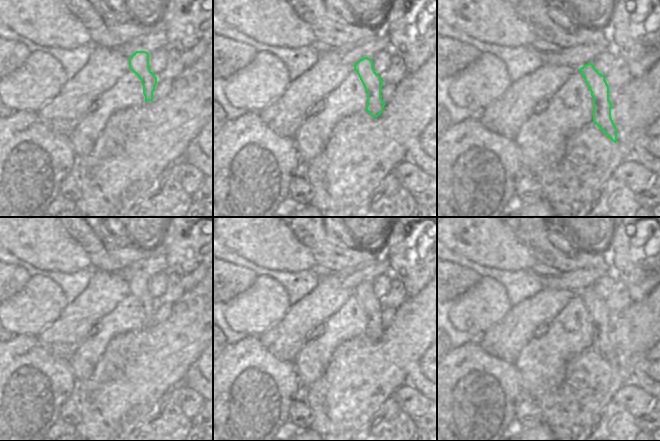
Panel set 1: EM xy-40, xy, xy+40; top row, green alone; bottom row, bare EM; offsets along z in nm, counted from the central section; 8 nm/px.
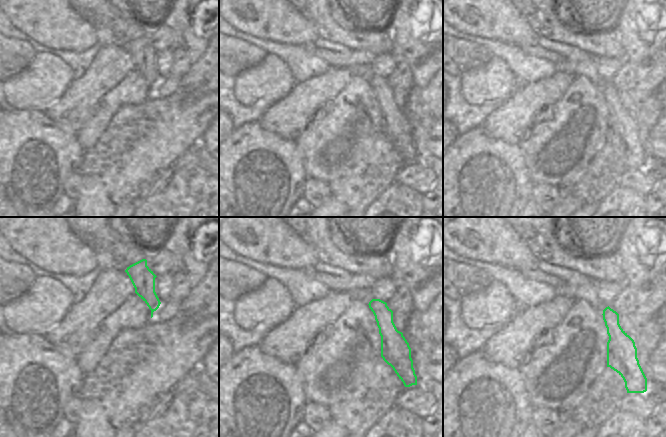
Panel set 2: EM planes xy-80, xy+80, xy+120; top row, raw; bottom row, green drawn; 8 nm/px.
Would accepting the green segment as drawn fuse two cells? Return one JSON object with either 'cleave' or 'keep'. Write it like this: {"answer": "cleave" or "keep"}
{"answer": "keep"}

